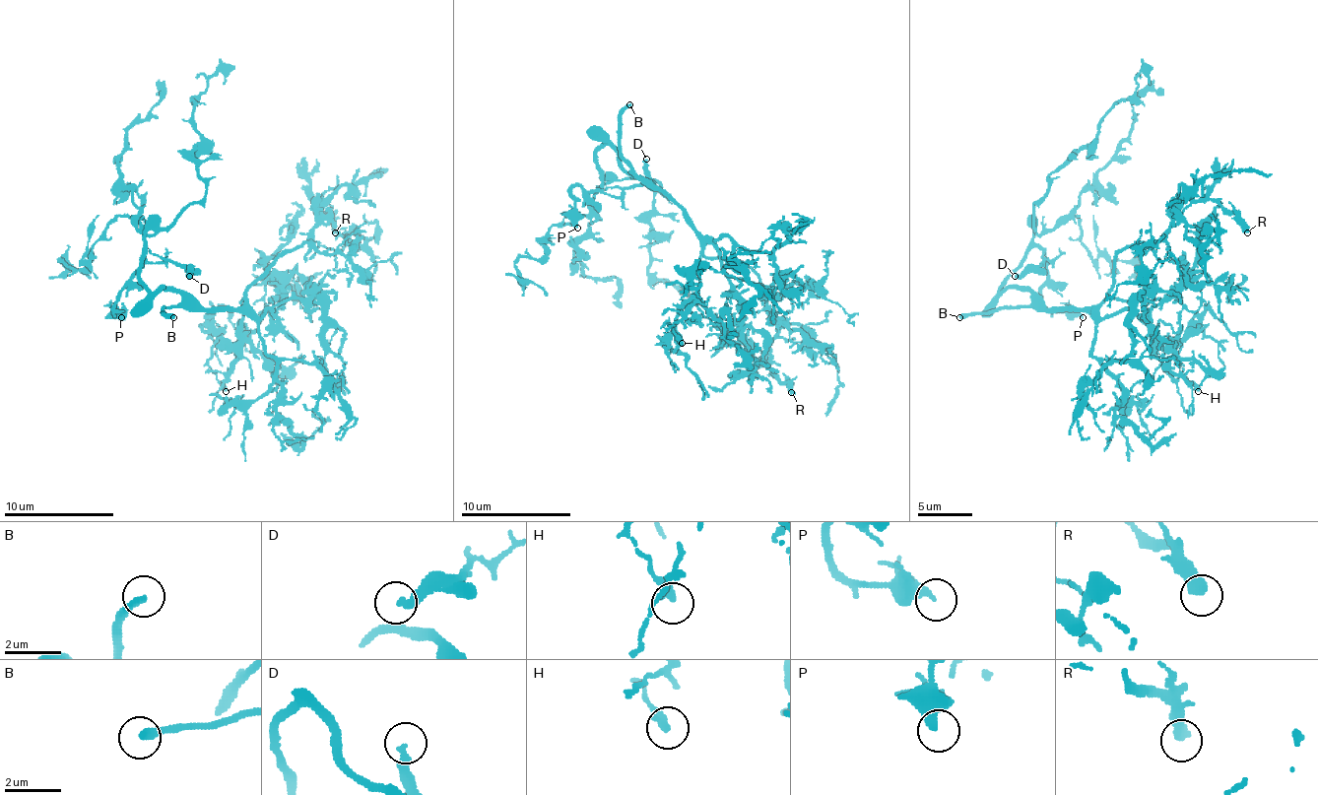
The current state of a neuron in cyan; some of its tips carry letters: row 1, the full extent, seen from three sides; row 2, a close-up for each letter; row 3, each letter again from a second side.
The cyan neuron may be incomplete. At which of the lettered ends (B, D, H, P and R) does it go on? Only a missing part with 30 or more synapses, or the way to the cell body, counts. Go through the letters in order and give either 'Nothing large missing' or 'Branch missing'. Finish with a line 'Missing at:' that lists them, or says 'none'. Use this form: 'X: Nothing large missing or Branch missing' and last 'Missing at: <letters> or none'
B: Branch missing
D: Nothing large missing
H: Nothing large missing
P: Nothing large missing
R: Nothing large missing
Missing at: B

